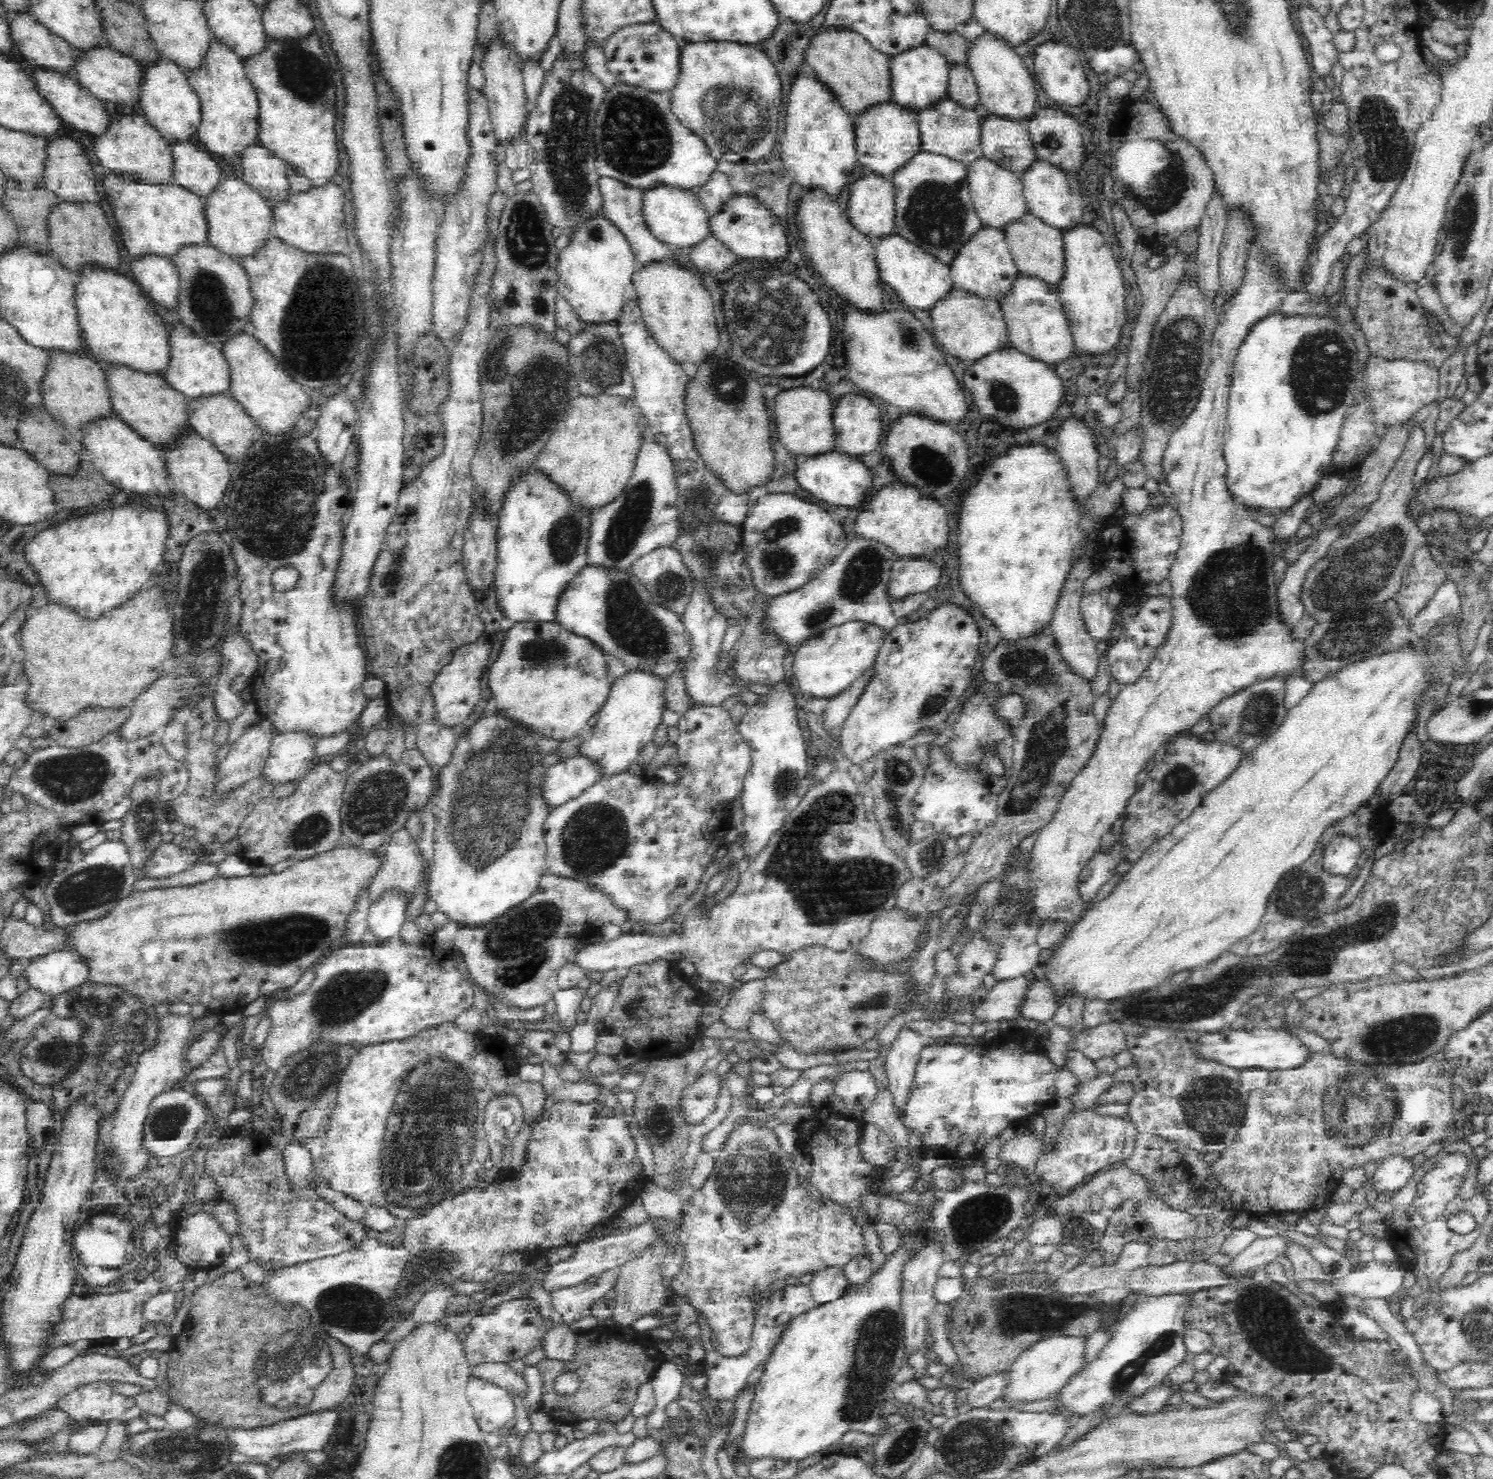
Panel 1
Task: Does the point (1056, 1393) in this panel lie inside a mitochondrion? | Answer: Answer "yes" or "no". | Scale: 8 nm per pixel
no

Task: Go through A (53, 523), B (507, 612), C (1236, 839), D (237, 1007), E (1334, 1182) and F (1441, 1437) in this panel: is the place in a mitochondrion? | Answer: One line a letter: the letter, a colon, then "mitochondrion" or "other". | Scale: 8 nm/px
A: other
B: other
C: other
D: other
E: other
F: other

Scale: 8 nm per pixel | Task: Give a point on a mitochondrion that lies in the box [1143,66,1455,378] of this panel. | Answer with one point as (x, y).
(1385, 141)

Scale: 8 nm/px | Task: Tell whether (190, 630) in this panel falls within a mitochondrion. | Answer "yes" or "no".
yes

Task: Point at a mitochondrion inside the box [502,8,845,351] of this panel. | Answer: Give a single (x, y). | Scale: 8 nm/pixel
(568, 154)

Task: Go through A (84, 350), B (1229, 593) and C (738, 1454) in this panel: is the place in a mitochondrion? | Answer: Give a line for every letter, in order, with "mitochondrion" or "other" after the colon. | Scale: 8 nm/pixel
A: other
B: mitochondrion
C: other

